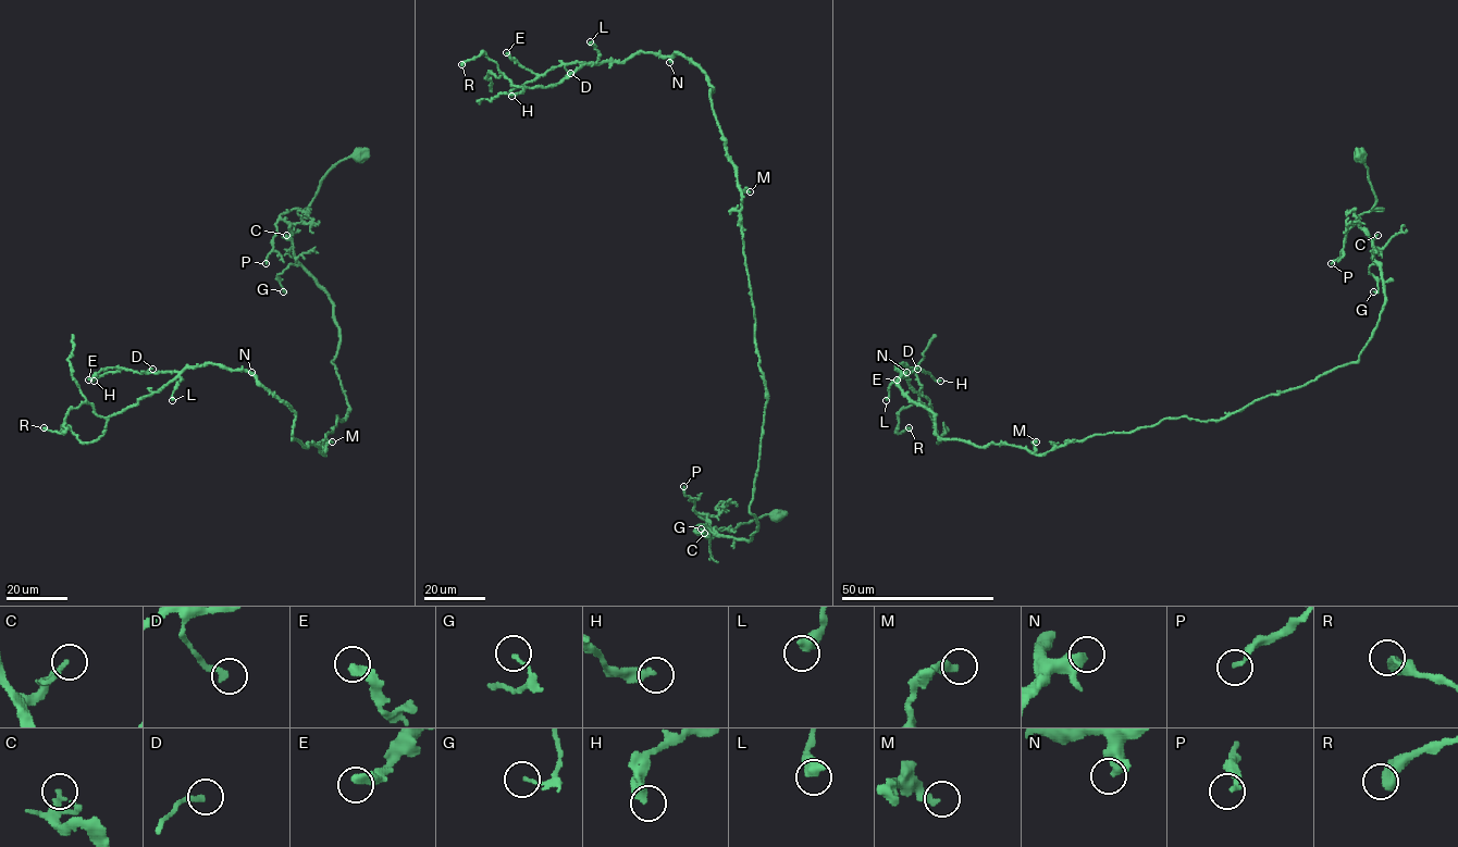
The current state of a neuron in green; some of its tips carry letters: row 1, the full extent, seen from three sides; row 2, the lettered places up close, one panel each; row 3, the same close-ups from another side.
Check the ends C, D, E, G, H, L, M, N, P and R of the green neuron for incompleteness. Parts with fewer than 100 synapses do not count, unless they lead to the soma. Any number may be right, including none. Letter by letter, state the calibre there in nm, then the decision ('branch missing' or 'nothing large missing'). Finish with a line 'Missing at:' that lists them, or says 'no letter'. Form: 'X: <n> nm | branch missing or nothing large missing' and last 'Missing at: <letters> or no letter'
C: 240 nm | nothing large missing
D: 280 nm | nothing large missing
E: 400 nm | nothing large missing
G: 120 nm | nothing large missing
H: 400 nm | nothing large missing
L: 500 nm | nothing large missing
M: 360 nm | nothing large missing
N: 360 nm | nothing large missing
P: 220 nm | nothing large missing
R: 550 nm | nothing large missing
Missing at: no letter

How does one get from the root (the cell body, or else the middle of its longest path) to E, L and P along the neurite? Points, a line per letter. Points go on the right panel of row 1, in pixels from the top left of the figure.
E: (1360, 154), (1385, 303), (1356, 362), (1220, 420), (1038, 455), (940, 438), (899, 387), (919, 369), (897, 380)
L: (1360, 154), (1385, 303), (1356, 362), (1220, 420), (1038, 455), (940, 438), (904, 363), (886, 400)
P: (1360, 154), (1356, 157), (1368, 170), (1376, 199), (1372, 209), (1383, 210), (1358, 216), (1331, 263)

